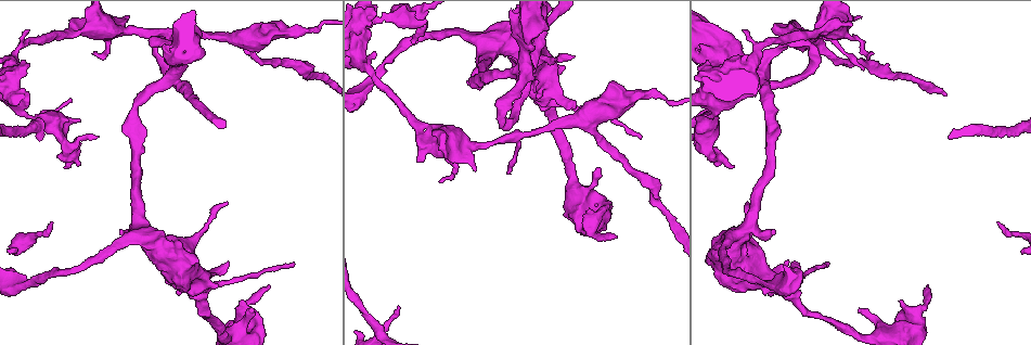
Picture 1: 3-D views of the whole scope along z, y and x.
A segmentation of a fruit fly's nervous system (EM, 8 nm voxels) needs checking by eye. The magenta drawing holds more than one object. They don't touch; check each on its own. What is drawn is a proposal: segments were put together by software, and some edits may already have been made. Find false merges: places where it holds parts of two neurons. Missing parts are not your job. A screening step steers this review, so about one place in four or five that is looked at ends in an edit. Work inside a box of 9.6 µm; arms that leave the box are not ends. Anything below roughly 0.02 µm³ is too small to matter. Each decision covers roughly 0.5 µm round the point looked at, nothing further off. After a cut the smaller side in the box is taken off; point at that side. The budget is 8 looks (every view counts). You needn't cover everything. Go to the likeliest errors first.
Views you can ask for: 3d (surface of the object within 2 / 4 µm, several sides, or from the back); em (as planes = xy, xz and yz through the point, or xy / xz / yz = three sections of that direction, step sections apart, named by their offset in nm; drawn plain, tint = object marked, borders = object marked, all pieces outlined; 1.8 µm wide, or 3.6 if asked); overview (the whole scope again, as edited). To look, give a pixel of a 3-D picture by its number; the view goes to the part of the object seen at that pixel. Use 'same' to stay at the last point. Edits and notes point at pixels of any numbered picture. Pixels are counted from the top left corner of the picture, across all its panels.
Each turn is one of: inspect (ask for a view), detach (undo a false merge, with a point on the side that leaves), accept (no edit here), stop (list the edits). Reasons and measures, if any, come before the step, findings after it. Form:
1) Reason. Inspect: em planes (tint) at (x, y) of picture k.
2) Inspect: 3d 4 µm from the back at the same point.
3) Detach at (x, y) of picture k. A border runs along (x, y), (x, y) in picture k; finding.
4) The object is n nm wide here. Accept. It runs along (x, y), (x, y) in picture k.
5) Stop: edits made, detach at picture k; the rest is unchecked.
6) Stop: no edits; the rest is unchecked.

Thick turns thin. Inspect: 3d 4 µm at (176, 82) of picture 1.

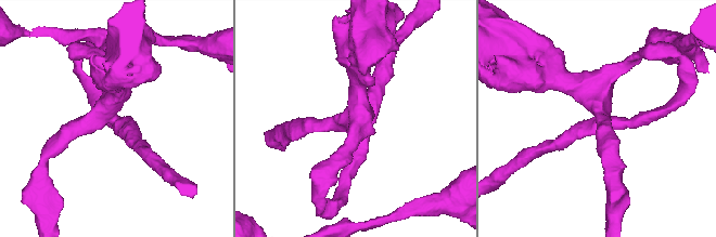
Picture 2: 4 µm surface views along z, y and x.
Now the EM. Inspect: em planes (tint) at (113, 118) of picture 2.

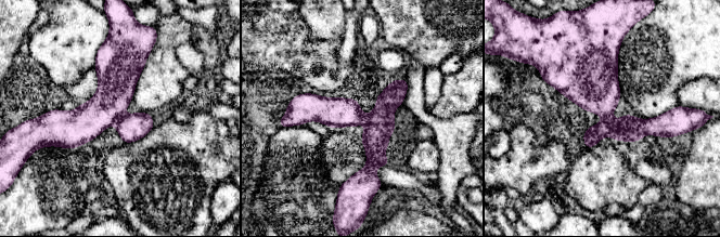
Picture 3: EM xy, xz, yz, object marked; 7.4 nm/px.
Accept. One neuron here.

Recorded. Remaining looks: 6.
Thick turns thin. Inspect: em 3.6 µm xz step 16 (tint) at (757, 272) of picture 1.

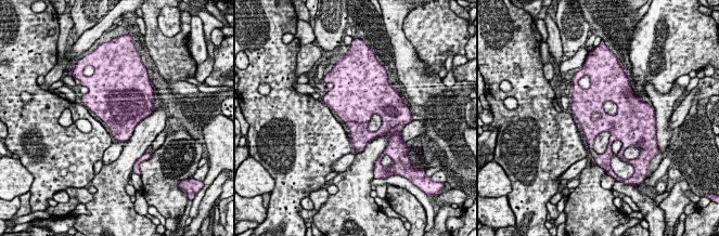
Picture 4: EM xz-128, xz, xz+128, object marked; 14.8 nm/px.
Inspect: em 3.6 µm planes (tint) at the same point.

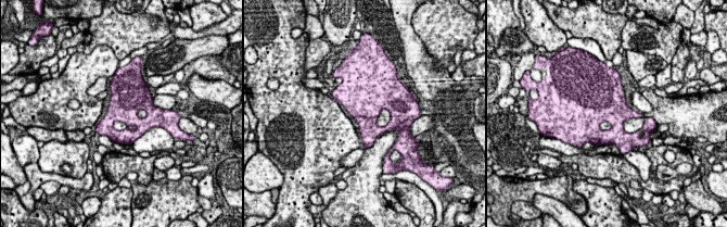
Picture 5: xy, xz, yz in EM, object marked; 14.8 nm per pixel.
The object is 550 nm wide here. Accept. All the same neuron.

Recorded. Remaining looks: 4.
Sudden change in width. Inspect: 3d 4 µm at (383, 64) of picture 1.

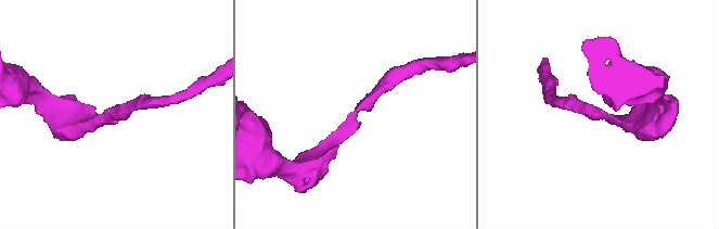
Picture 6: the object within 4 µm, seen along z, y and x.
The arms are 200, 220 nm wide; now the EM. Inspect: em planes (tint) at (113, 115) of picture 6.

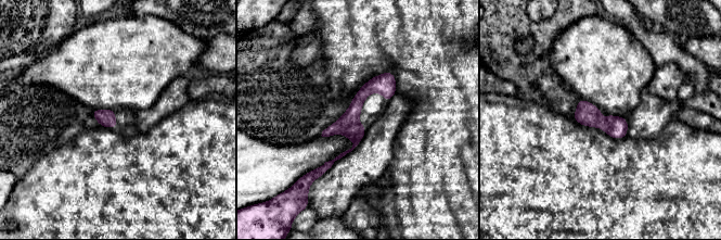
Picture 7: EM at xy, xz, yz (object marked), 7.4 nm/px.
Accept. It runs along (389, 75), (359, 98), (355, 144), (321, 172) in picture 7; continuous, no second neuron.

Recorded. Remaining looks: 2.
Stop: no edits; the rest is unchecked.

